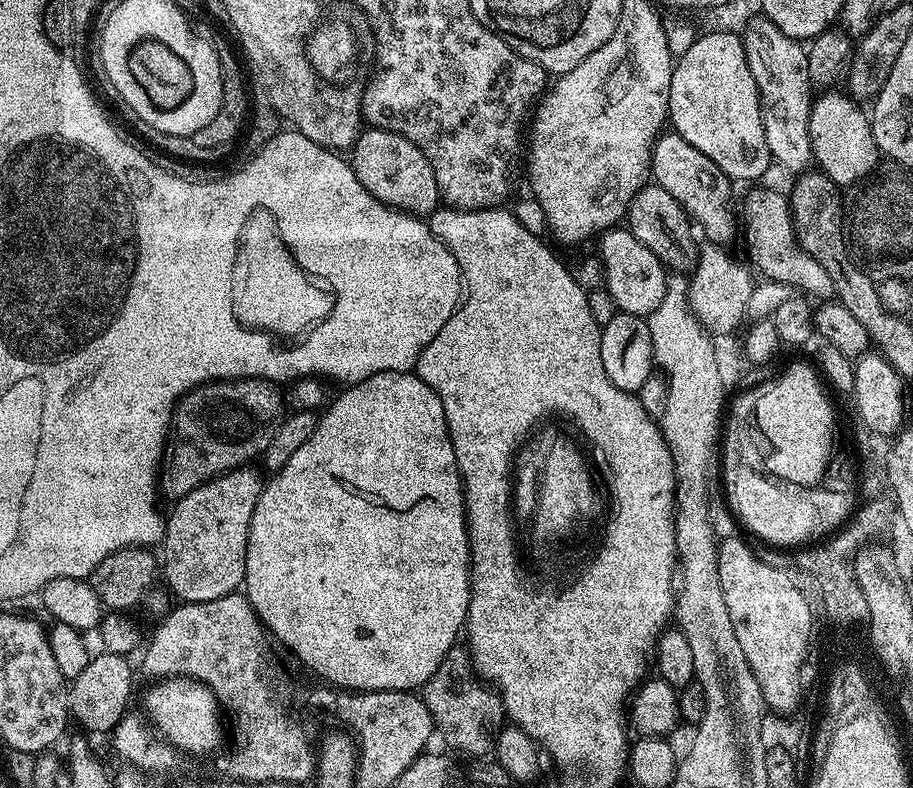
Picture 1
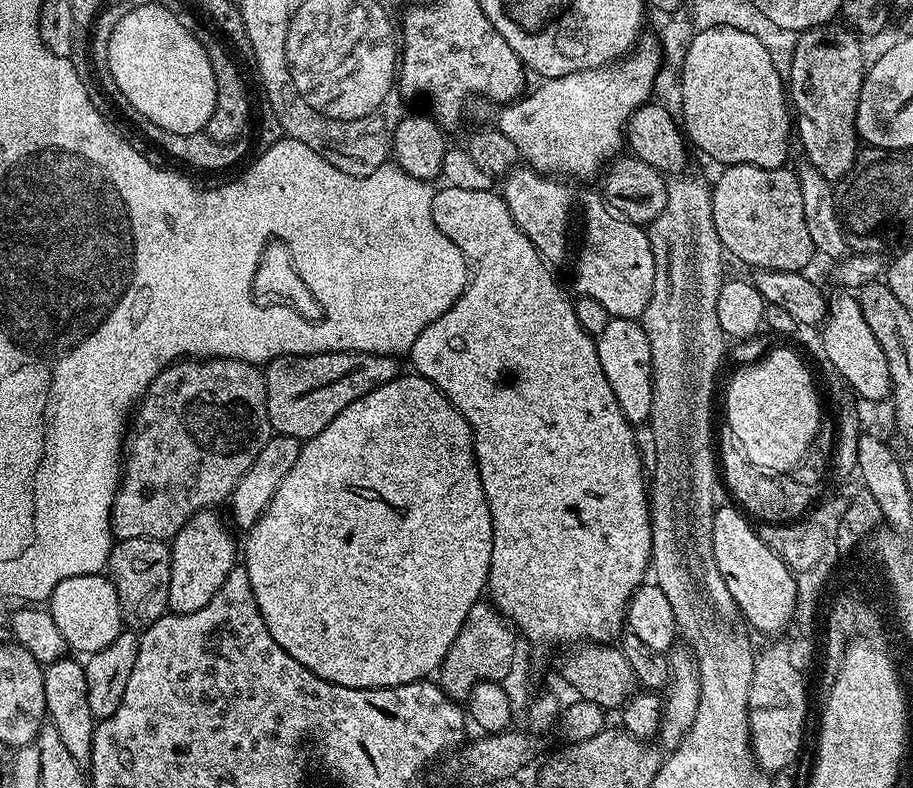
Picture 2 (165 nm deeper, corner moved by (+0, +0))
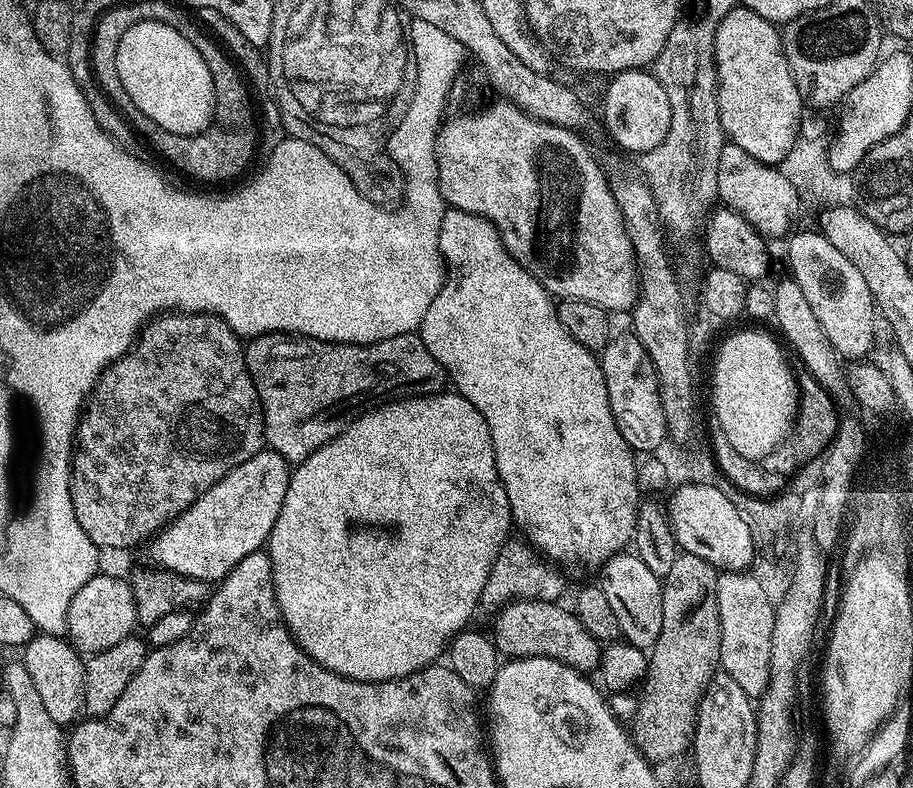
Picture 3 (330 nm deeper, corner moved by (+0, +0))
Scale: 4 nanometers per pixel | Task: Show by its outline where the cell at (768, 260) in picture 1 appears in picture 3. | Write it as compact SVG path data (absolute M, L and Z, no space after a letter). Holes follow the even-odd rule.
M731 142L725 143L722 154L718 158L718 200L723 207L737 212L750 227L765 238L787 237L793 231L792 223L795 222L796 215L802 212L799 194L790 184L790 179L782 176L779 167L758 162L758 158L746 154L742 146Z

